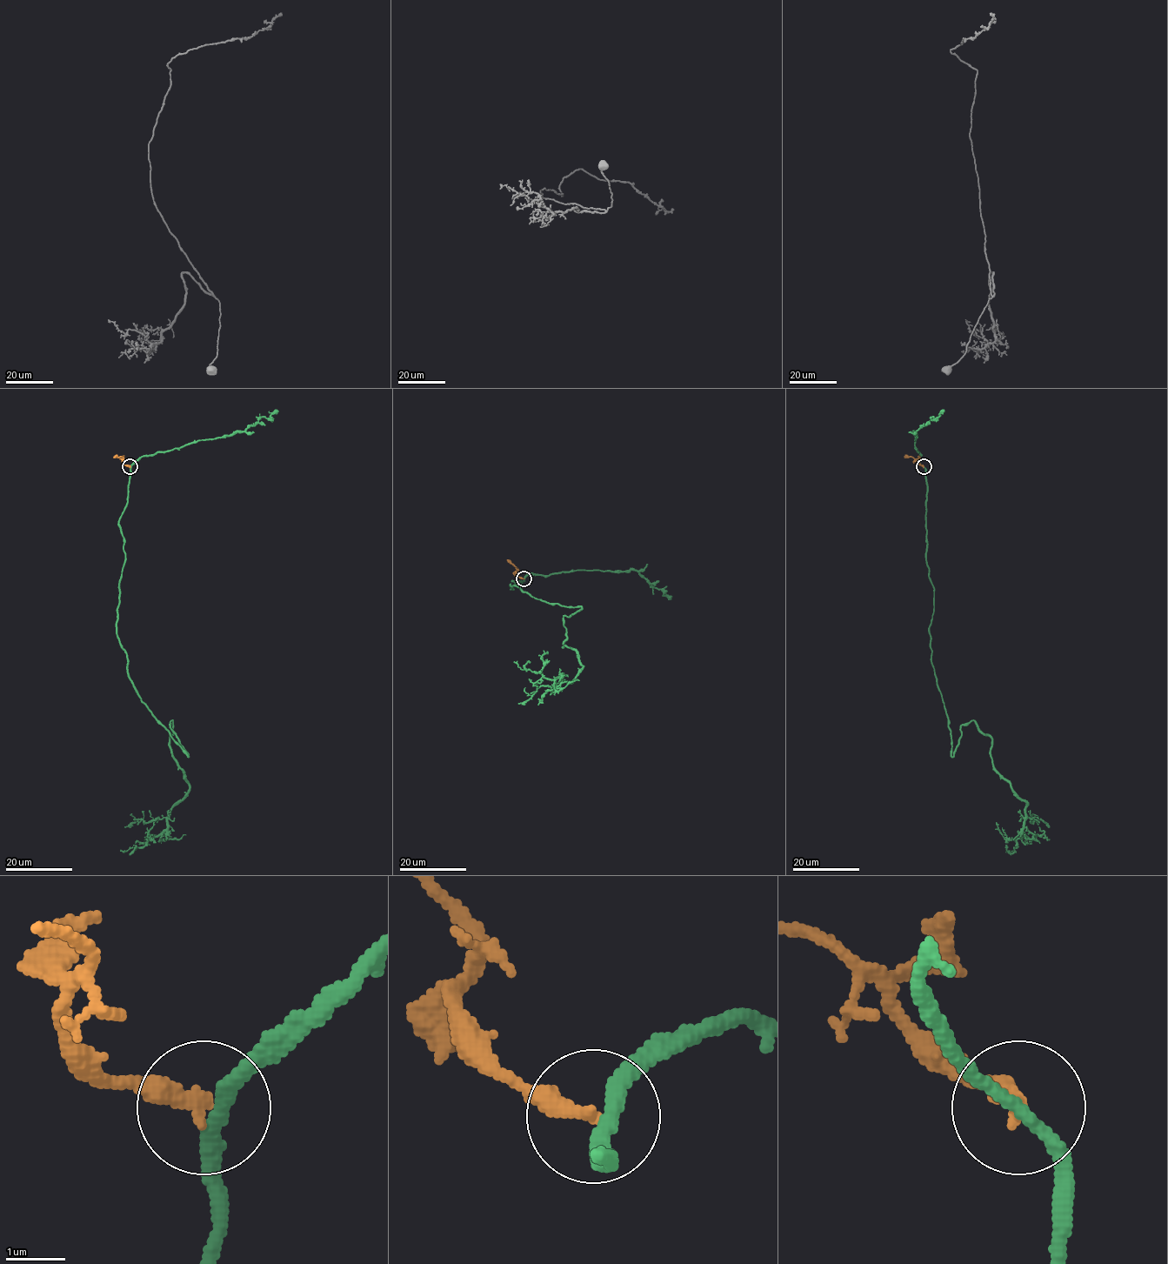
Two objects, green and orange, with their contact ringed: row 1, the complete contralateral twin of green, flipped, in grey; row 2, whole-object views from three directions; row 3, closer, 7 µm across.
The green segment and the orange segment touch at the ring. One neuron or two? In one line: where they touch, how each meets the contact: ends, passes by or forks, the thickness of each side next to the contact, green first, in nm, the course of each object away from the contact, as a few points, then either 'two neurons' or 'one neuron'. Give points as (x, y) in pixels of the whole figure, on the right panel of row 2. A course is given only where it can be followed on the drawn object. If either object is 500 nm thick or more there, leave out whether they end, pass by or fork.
place (924, 466); green passes by; orange ends; calibres 240 and 320 nm; course green (924, 466), (931, 663), (951, 756), (973, 720), (1026, 804), (1024, 835), (1005, 846); course orange (924, 466), (911, 457), (904, 458); two neurons

